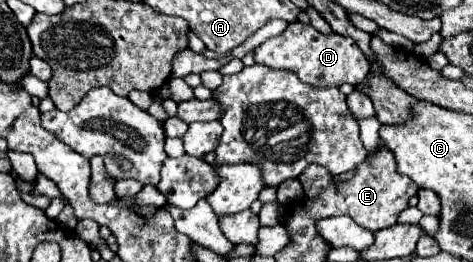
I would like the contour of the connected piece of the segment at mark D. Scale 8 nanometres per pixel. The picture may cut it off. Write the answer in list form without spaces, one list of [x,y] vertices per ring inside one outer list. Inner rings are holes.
[[[293,23],[281,35],[267,39],[255,49],[255,61],[271,69],[283,69],[295,73],[303,83],[313,87],[339,87],[343,83],[357,85],[369,73],[369,63],[353,39],[337,33],[323,35],[313,25]]]

